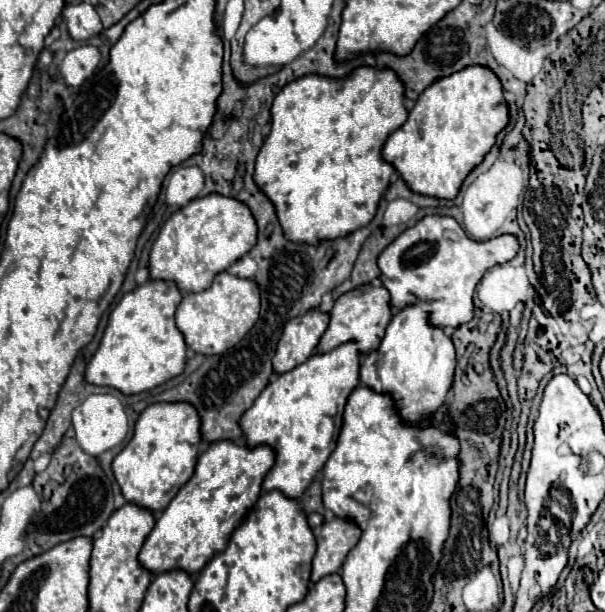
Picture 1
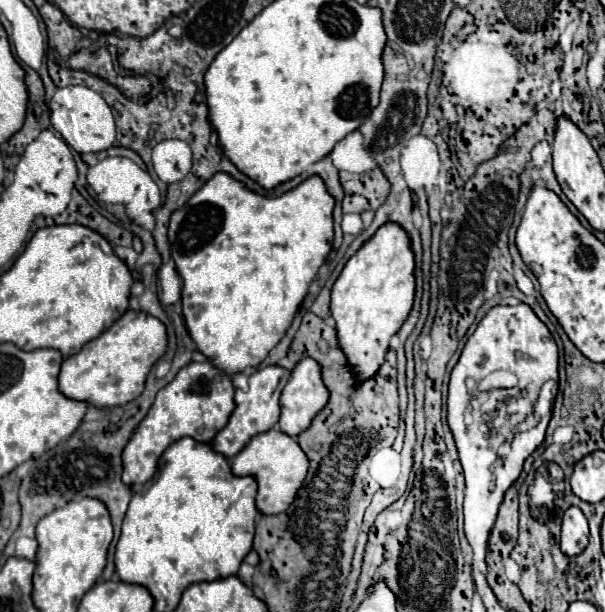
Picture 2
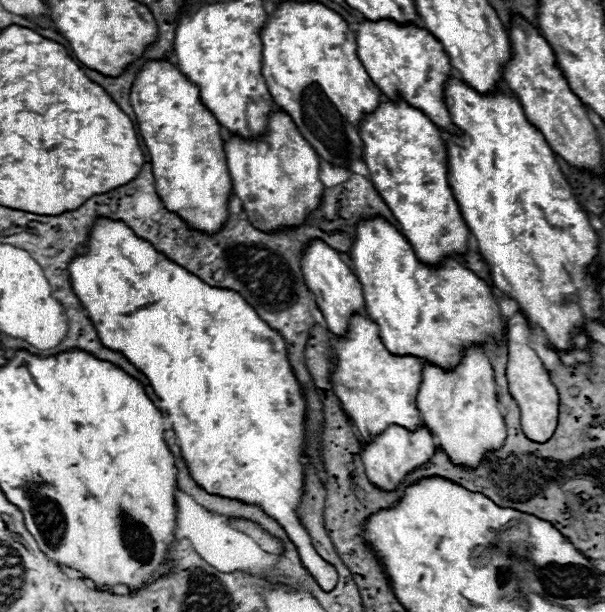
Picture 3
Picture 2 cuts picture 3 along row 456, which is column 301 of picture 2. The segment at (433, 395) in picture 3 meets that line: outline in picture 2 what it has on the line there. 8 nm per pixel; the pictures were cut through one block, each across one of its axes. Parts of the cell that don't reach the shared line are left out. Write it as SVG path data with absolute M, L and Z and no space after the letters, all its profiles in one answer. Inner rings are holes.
M272 428L268 432L262 432L246 444L242 452L232 460L230 470L234 476L252 476L258 482L258 496L256 496L256 508L262 514L278 514L284 512L292 500L296 498L298 488L304 482L306 470L308 470L308 458L298 446L298 442L278 428Z

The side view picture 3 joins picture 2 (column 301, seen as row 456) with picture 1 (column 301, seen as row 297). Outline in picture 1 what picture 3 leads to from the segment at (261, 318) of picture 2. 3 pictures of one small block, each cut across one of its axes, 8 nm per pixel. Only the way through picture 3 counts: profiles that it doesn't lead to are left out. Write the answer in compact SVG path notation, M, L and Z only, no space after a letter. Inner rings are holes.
M358 66L346 78L306 74L278 92L272 104L274 124L258 152L254 180L274 202L278 220L290 240L314 244L314 240L326 240L326 236L346 236L346 232L354 232L374 218L394 172L392 164L382 158L382 146L388 134L408 118L404 90L404 82L392 68Z

